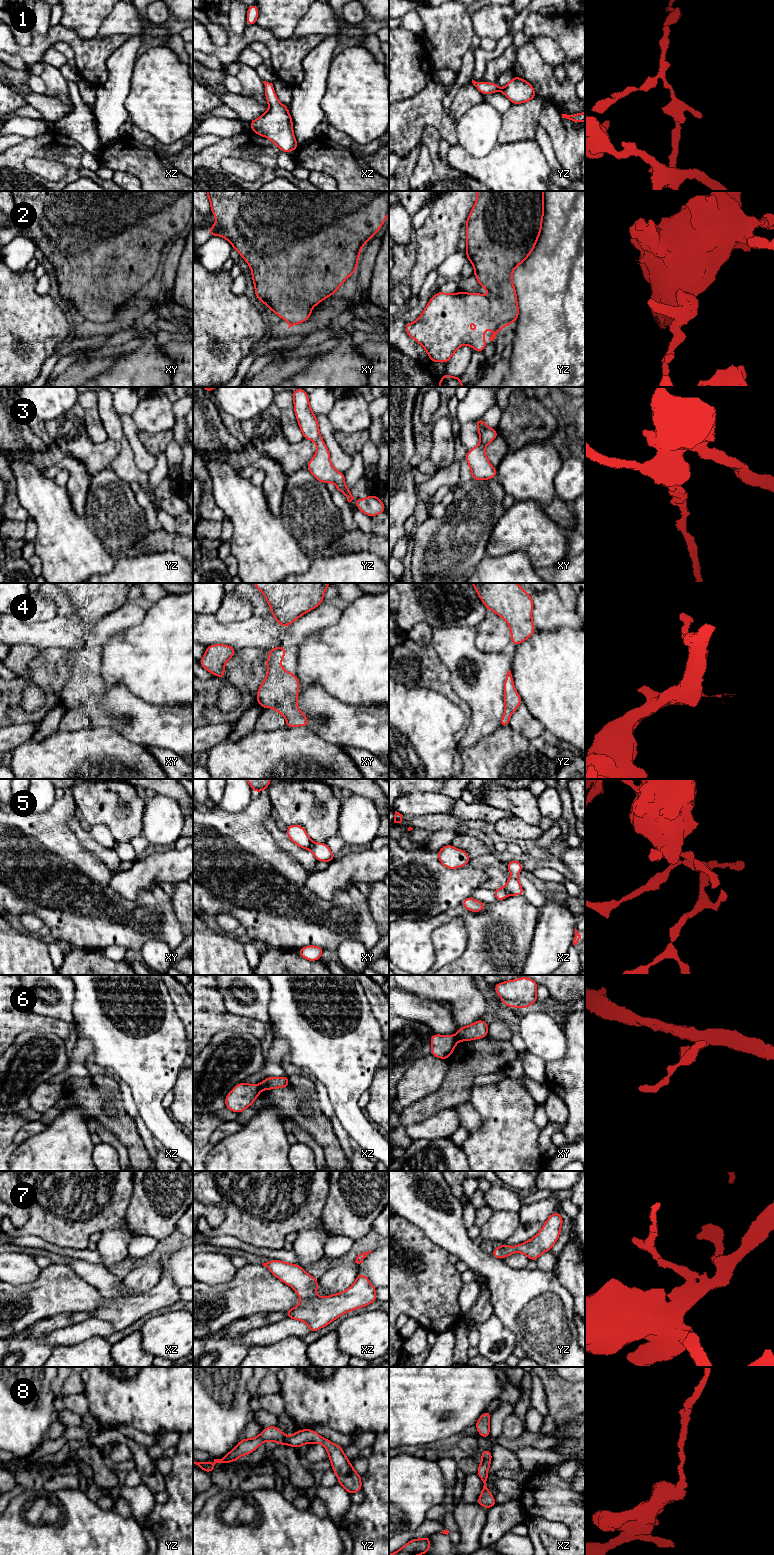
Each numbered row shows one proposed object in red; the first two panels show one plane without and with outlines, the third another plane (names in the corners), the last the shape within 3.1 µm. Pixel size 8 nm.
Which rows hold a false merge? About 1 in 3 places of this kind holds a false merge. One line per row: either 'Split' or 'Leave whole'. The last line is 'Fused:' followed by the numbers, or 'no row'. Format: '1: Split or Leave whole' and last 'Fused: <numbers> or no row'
1: Leave whole
2: Leave whole
3: Leave whole
4: Leave whole
5: Split
6: Split
7: Leave whole
8: Leave whole
Fused: 5, 6

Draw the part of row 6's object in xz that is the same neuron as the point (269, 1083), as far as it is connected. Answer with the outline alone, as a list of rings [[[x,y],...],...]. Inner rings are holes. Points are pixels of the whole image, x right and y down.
[[[288,1076],[285,1077],[268,1077],[260,1084],[261,1090],[270,1090],[275,1088],[288,1087],[290,1085]]]

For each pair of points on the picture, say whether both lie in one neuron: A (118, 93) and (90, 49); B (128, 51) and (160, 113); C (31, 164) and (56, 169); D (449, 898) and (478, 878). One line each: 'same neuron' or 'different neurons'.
A: different neurons
B: different neurons
C: same neuron
D: same neuron

